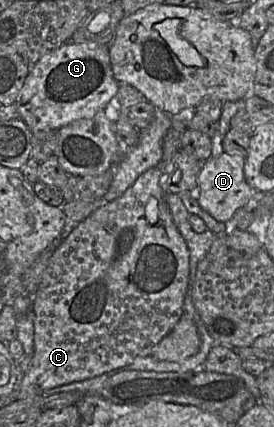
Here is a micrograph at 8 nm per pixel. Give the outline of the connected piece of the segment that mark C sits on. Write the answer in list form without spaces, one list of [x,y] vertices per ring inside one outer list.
[[[188,114],[179,118],[176,118],[173,127],[164,137],[160,163],[142,173],[122,196],[99,207],[88,218],[79,222],[50,256],[39,287],[33,295],[34,351],[31,366],[21,378],[18,386],[18,390],[23,393],[24,397],[37,397],[51,388],[94,378],[129,365],[137,358],[150,355],[153,348],[173,330],[182,317],[184,299],[189,291],[190,253],[185,240],[174,224],[166,202],[166,193],[160,185],[160,178],[165,172],[166,166],[174,154],[181,149],[181,136],[184,129],[187,128]]]

